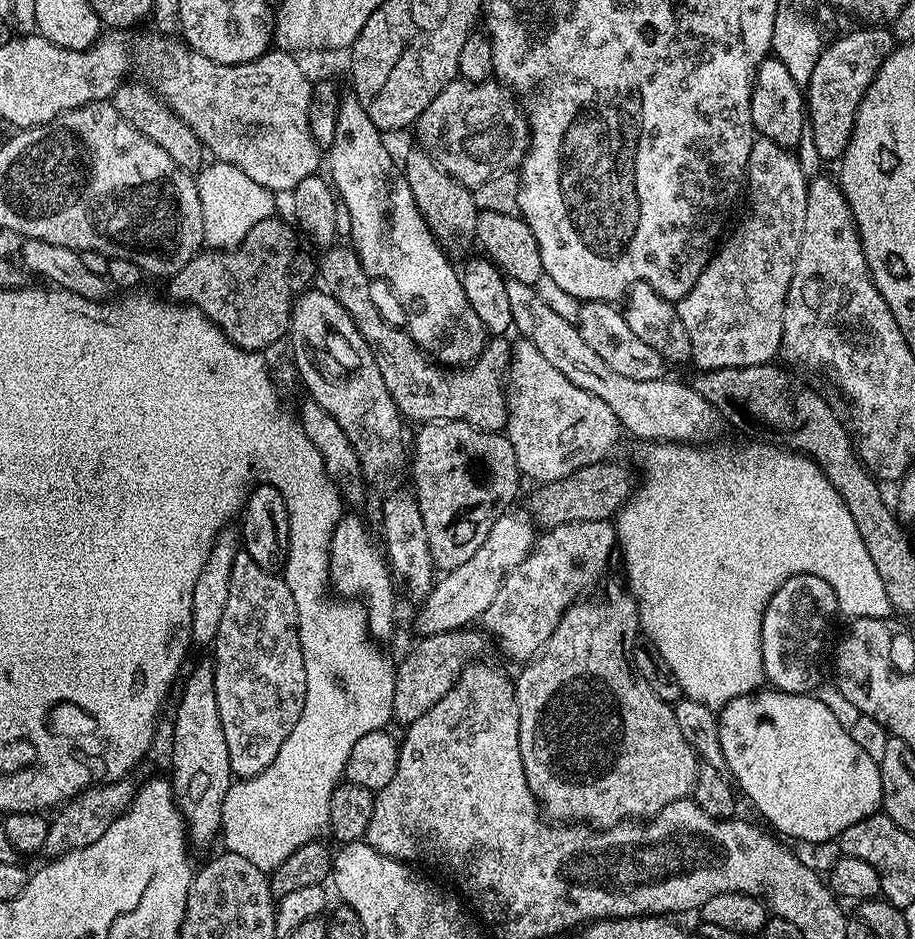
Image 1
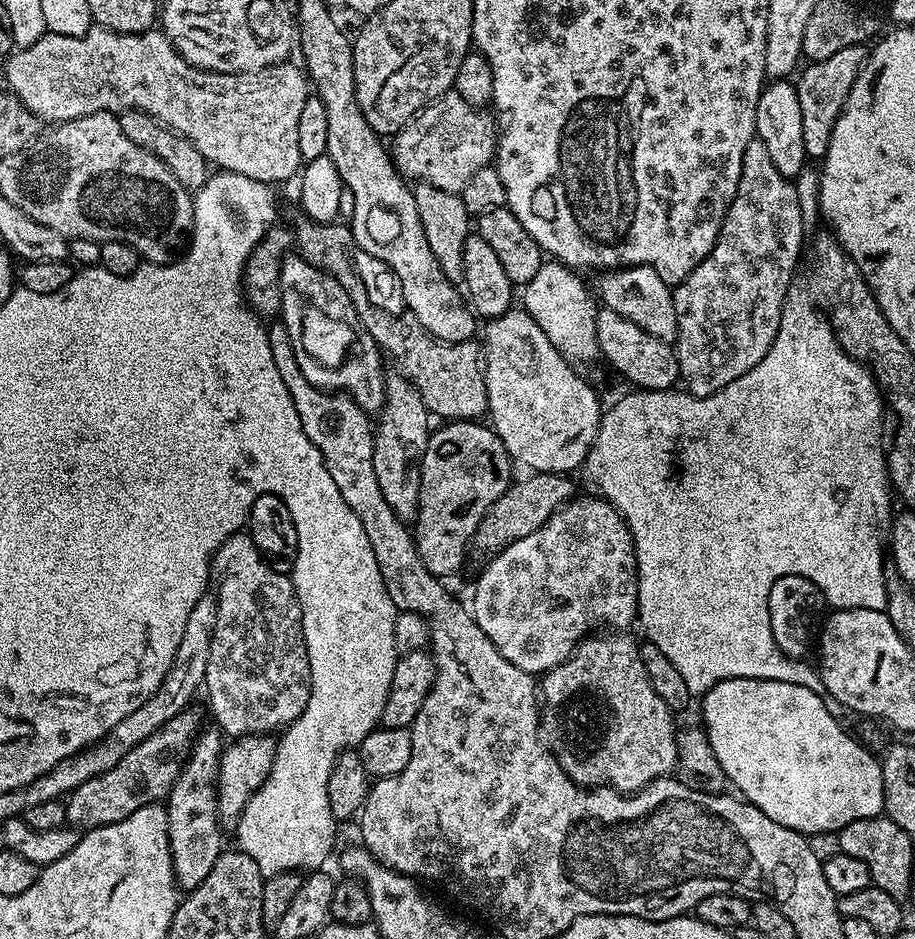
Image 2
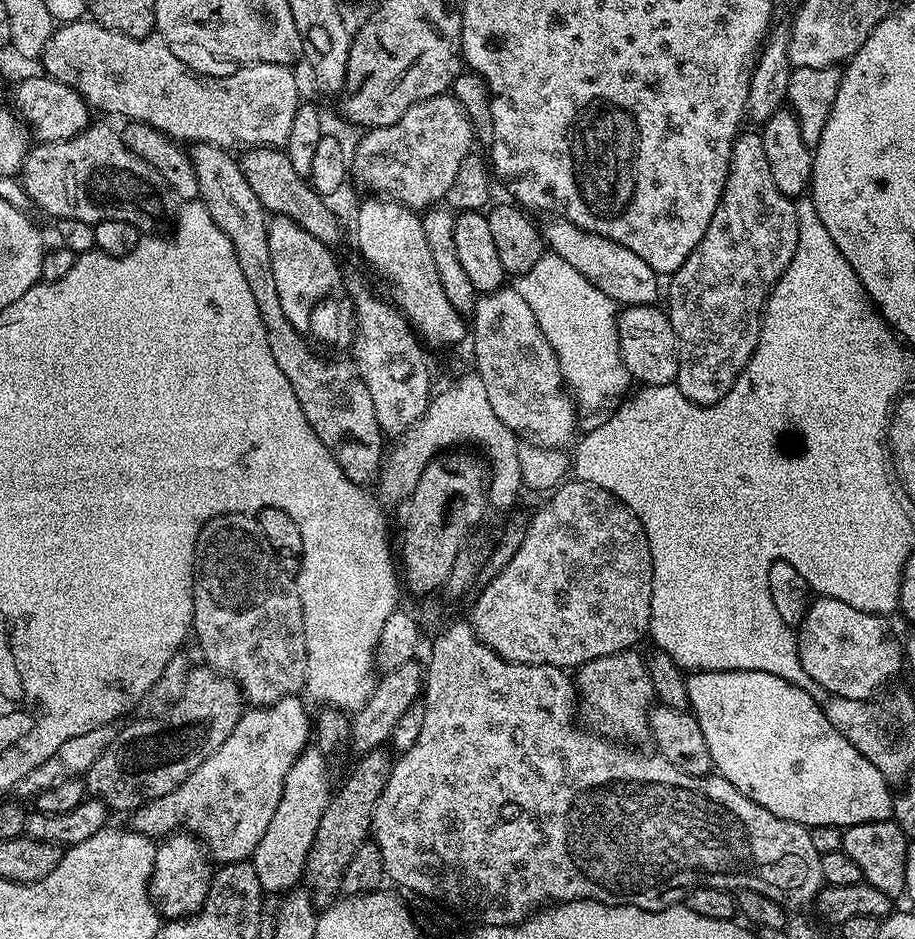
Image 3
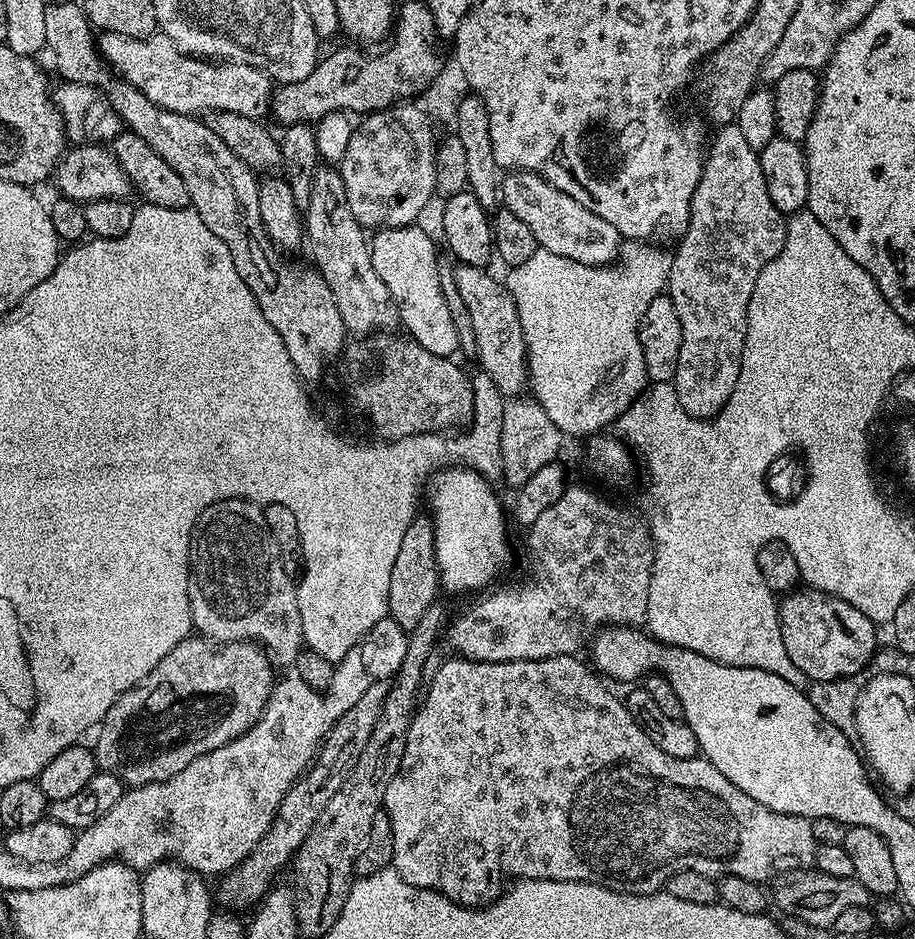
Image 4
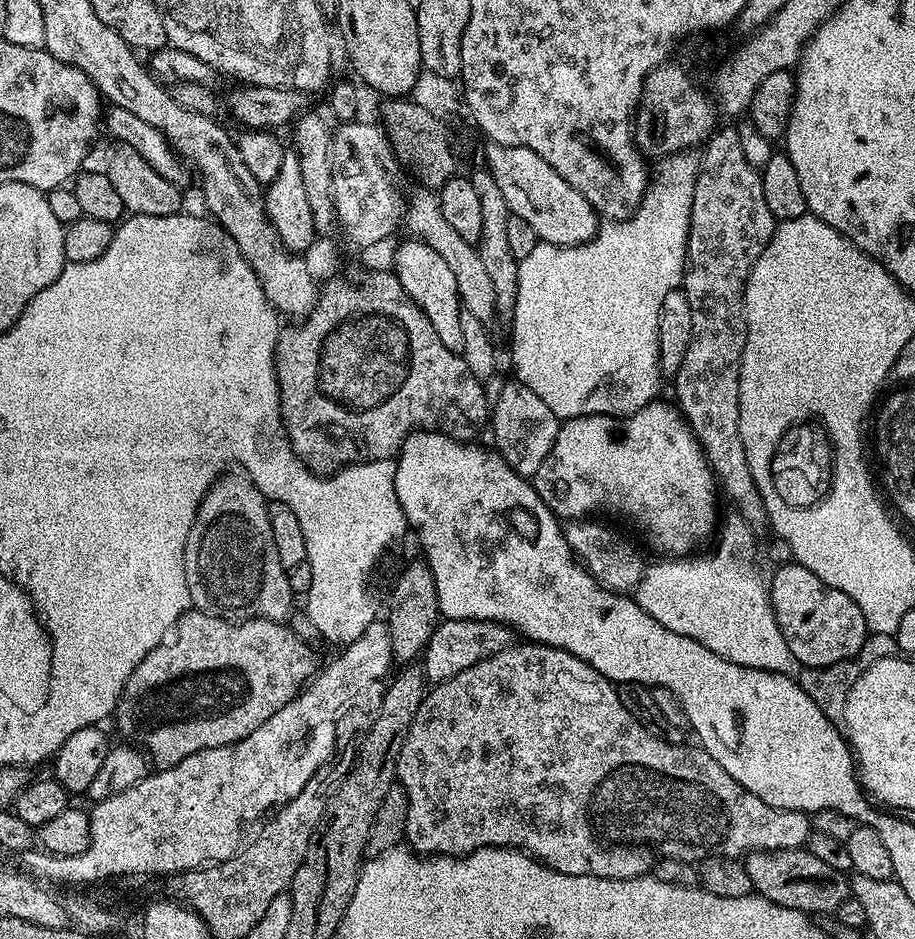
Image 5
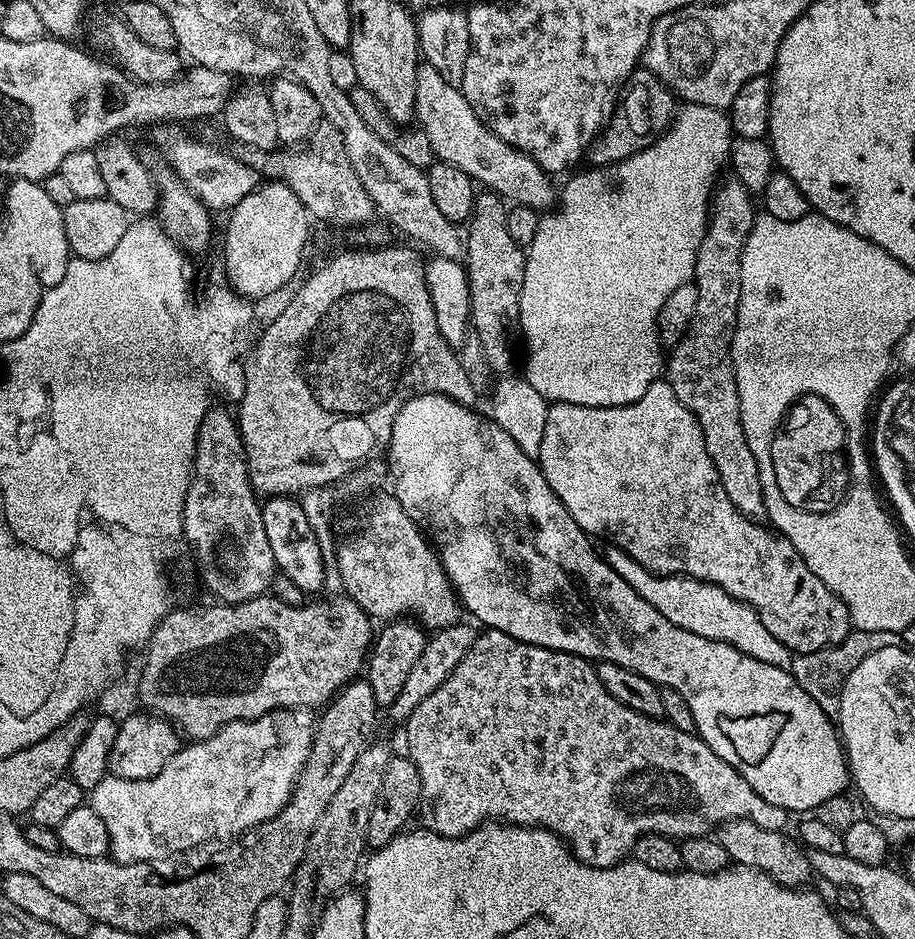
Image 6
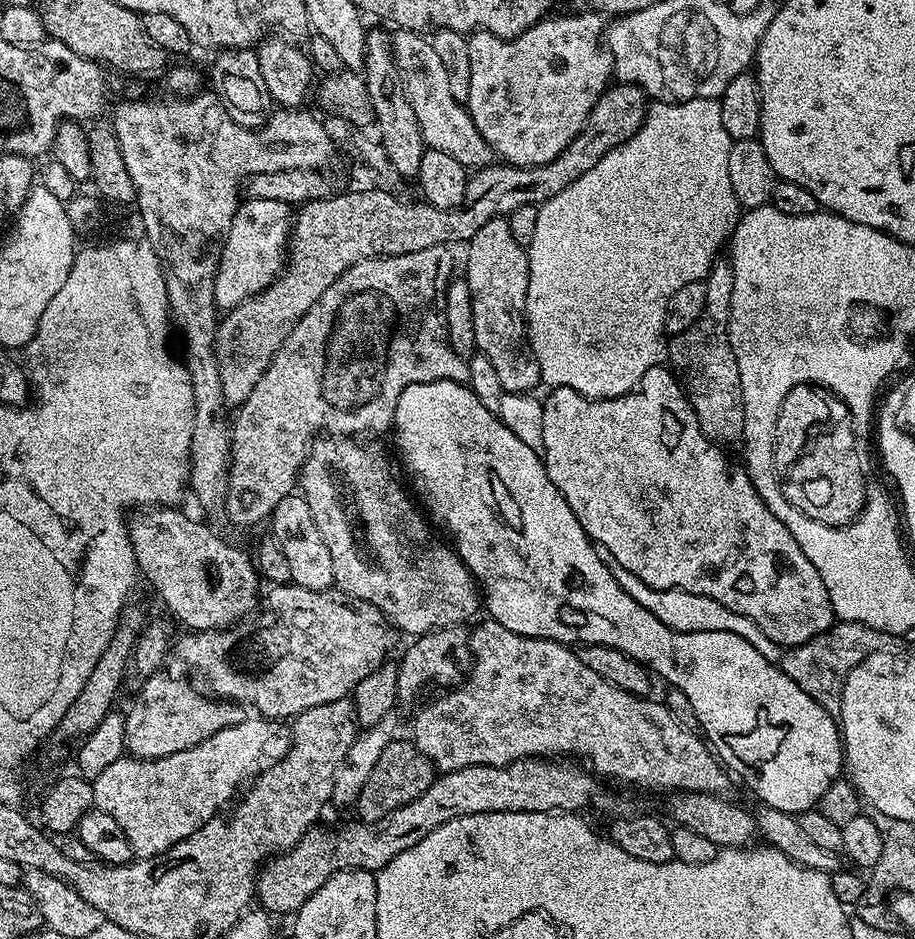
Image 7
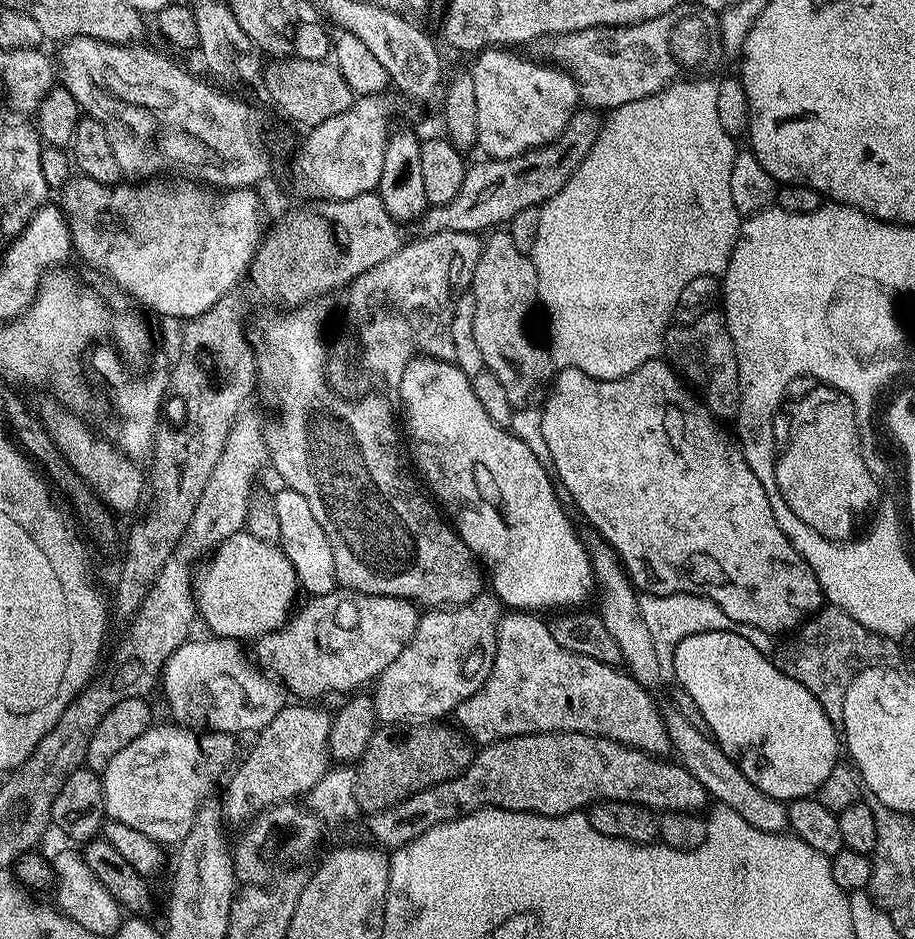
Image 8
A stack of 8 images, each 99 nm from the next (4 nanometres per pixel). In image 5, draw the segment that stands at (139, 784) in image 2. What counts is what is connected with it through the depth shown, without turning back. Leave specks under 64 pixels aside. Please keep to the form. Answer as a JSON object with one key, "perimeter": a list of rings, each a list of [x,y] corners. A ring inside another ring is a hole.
{"perimeter":[[[203,610],[186,611],[180,615],[178,622],[174,622],[172,629],[162,638],[162,642],[158,642],[158,646],[154,646],[154,650],[150,650],[150,654],[146,654],[146,658],[142,658],[142,662],[138,662],[138,666],[130,674],[120,699],[116,702],[114,713],[116,728],[125,736],[121,737],[129,745],[145,746],[144,744],[148,744],[148,748],[146,747],[147,759],[157,769],[174,766],[178,762],[182,762],[182,758],[190,758],[190,754],[198,754],[207,748],[221,748],[232,744],[235,740],[246,738],[251,732],[258,730],[258,726],[262,726],[262,722],[266,722],[266,718],[270,718],[275,712],[282,710],[282,706],[286,706],[286,702],[290,702],[298,693],[304,691],[308,681],[318,671],[316,651],[317,649],[313,645],[298,638],[287,623],[279,620],[241,620],[237,622],[224,620],[220,616],[211,616],[209,612]]]}

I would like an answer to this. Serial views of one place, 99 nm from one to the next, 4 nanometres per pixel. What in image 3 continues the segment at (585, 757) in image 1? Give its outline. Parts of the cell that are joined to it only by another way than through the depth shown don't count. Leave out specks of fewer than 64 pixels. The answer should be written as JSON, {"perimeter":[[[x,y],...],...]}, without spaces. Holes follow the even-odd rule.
{"perimeter":[[[629,650],[626,652],[615,652],[609,656],[603,656],[602,658],[594,658],[590,662],[580,665],[578,671],[575,673],[574,679],[576,682],[576,691],[577,693],[582,694],[588,699],[588,720],[592,724],[597,724],[599,731],[604,734],[612,734],[608,732],[625,732],[628,736],[640,736],[645,735],[646,729],[648,727],[648,710],[653,707],[654,704],[654,686],[650,682],[650,674],[648,673],[648,666],[645,660],[645,657],[642,655],[639,656],[639,651]]]}

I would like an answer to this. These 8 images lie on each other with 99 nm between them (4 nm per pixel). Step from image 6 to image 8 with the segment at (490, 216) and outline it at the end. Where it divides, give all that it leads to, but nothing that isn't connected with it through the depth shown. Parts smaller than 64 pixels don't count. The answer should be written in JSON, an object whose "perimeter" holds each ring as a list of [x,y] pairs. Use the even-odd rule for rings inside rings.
{"perimeter":[[[493,231],[487,239],[480,249],[470,289],[474,294],[474,342],[478,342],[485,369],[502,382],[513,409],[535,408],[543,405],[554,383],[552,355],[532,333],[532,311],[537,311],[540,299],[538,274],[531,255],[518,250],[507,231]]]}

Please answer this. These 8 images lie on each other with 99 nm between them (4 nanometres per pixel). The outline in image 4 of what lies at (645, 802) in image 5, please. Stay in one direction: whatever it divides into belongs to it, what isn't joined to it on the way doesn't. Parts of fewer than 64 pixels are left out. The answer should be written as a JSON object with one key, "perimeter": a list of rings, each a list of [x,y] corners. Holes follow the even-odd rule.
{"perimeter":[[[551,656],[541,660],[510,662],[451,659],[445,659],[440,669],[431,673],[430,683],[410,722],[400,768],[390,786],[386,786],[382,805],[383,811],[388,813],[390,830],[394,834],[391,867],[406,882],[410,882],[410,886],[441,892],[447,900],[453,900],[464,908],[483,908],[500,899],[506,888],[504,879],[507,876],[522,880],[590,882],[613,888],[615,892],[641,896],[661,891],[671,876],[687,868],[713,878],[733,876],[764,884],[775,876],[784,876],[792,871],[795,873],[815,865],[817,842],[808,817],[782,814],[762,806],[762,802],[754,802],[754,798],[750,798],[750,794],[742,794],[742,790],[738,790],[738,786],[734,786],[734,782],[730,782],[722,770],[699,755],[670,758],[670,754],[658,750],[658,746],[654,746],[654,742],[650,742],[647,734],[640,729],[638,722],[634,722],[627,703],[621,697],[619,700],[607,688],[609,685],[587,663],[584,665],[580,658]]]}

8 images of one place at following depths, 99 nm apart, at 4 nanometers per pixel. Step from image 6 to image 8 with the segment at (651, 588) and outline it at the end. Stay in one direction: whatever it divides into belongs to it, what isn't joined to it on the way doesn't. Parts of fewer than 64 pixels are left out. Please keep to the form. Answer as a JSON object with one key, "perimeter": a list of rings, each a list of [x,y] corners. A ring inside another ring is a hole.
{"perimeter":[[[646,592],[639,597],[639,606],[640,618],[646,622],[646,627],[650,630],[655,653],[661,662],[671,661],[672,655],[676,653],[678,642],[682,642],[694,634],[706,634],[707,632],[730,632],[734,629],[738,635],[746,638],[746,642],[750,642],[750,646],[754,646],[754,650],[768,654],[774,648],[774,640],[771,635],[758,634],[756,628],[749,624],[736,625],[734,618],[726,615],[709,596],[695,596],[685,592],[656,596],[653,592]]]}

